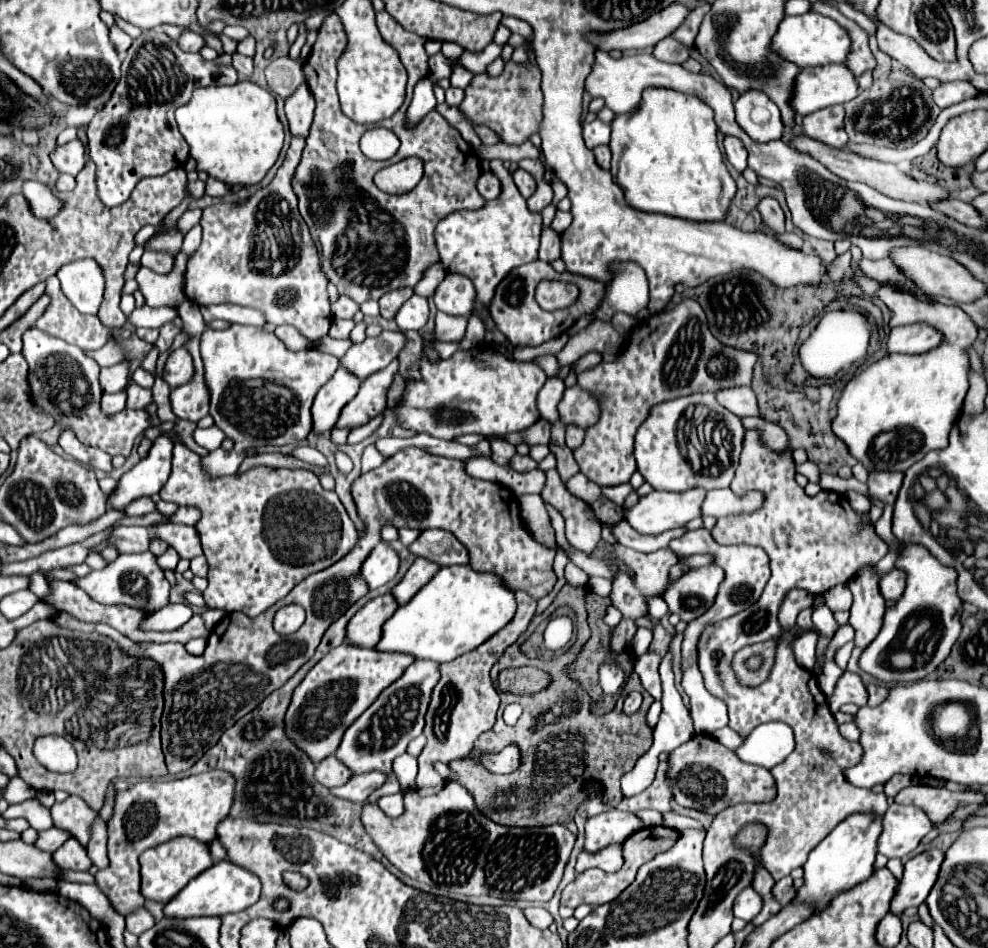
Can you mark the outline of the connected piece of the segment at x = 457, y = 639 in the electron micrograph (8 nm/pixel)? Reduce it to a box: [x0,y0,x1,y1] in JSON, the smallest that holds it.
[375,566,515,662]

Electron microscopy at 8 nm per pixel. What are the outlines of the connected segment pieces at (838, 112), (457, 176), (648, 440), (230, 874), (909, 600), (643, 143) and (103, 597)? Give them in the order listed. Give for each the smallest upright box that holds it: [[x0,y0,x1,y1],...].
[[801,106,847,148],[293,12,487,304],[635,398,745,492],[165,860,261,918],[859,542,963,682],[611,88,735,222],[73,550,171,614]]

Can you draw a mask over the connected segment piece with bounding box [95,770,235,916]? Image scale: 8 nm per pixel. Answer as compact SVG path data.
M209 770L197 776L187 776L179 780L143 780L135 786L131 786L125 792L117 792L117 802L115 802L115 814L109 820L109 860L111 864L105 870L99 870L95 874L95 884L97 888L109 898L113 908L119 914L129 914L129 910L135 910L137 906L143 906L145 898L141 896L141 878L139 878L139 854L145 852L151 846L157 846L161 842L167 842L175 836L193 836L203 842L213 842L217 838L217 824L227 818L231 806L235 800L235 778L233 774L225 770Z

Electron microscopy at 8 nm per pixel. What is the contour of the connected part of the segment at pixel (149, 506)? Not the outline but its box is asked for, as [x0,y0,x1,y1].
[125,496,155,516]

